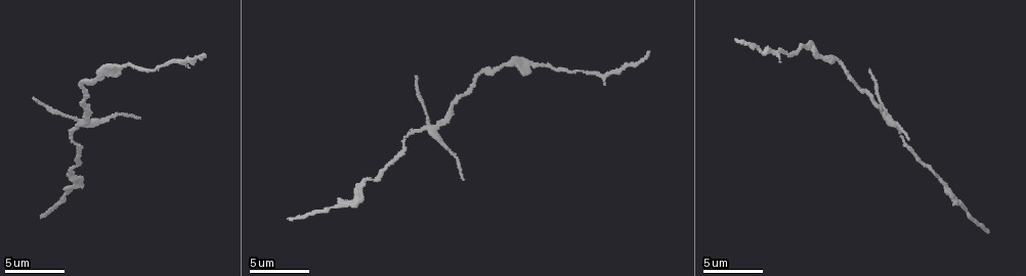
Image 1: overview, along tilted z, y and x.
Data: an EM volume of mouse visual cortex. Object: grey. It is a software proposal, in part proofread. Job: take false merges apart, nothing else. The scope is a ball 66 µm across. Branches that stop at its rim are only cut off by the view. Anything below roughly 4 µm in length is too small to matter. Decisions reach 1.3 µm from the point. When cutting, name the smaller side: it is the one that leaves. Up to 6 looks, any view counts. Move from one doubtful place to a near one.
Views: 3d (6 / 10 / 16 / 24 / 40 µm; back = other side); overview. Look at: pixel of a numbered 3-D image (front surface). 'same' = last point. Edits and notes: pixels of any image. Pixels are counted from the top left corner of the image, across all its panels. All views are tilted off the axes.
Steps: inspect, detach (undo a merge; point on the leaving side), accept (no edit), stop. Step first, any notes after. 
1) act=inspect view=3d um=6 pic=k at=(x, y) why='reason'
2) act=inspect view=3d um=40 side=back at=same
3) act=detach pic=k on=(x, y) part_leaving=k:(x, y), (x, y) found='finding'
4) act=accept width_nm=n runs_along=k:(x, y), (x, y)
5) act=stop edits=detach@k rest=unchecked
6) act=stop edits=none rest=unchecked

act=inspect view=3d um=16 pic=1 at=(429, 132) why='four-way junction'

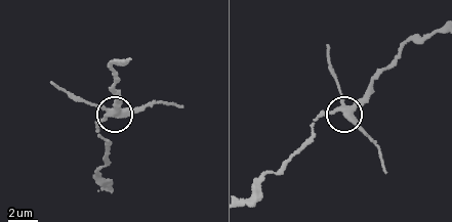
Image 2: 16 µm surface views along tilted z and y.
act=inspect view=3d um=6 pic=2 at=(345, 113)

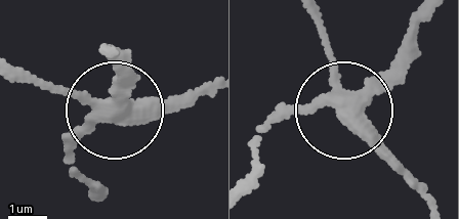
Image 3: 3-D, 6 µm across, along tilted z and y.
act=detach pic=3 on=(65, 90) arms=4 part_leaving=3:(116, 110), (212, 95) found='a second cell is stuck on'

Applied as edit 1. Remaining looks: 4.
act=inspect view=overview

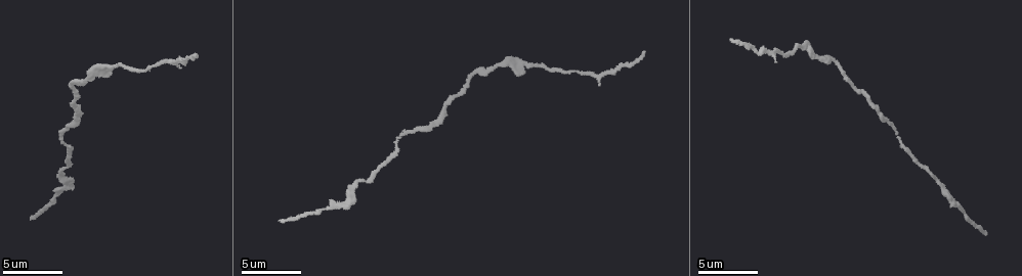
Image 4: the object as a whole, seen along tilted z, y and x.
act=inspect view=3d um=6 pic=4 at=(554, 69) why='sudden change in width'

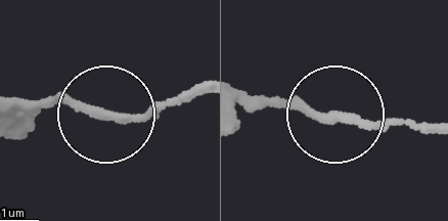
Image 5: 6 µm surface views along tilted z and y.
act=inspect view=3d um=6 side=back pic=5 at=(107, 115) why='other side'

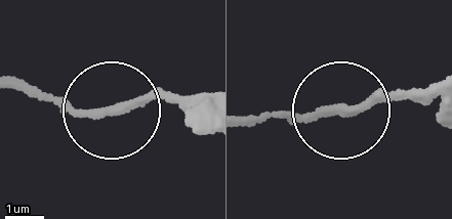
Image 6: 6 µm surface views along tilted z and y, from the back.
act=accept runs_along=6:(430, 88), (318, 118), (251, 118) found='continuous, no second cell'

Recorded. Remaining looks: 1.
act=inspect view=3d um=16 pic=4 at=(59, 191) why='sudden change in width'

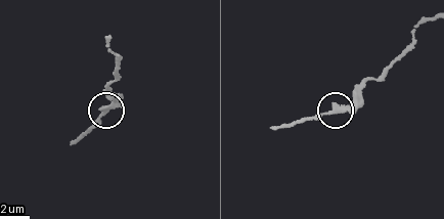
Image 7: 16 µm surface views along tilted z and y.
act=accept width_nm=300 runs_along=7:(110, 40), (119, 67), (110, 84), (115, 98), (83, 132) found='continuous, no second cell'

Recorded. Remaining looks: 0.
act=stop edits=detach@3 rest=unchecked

